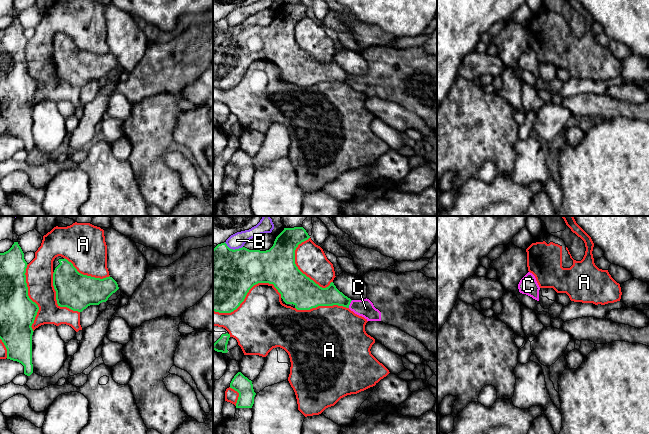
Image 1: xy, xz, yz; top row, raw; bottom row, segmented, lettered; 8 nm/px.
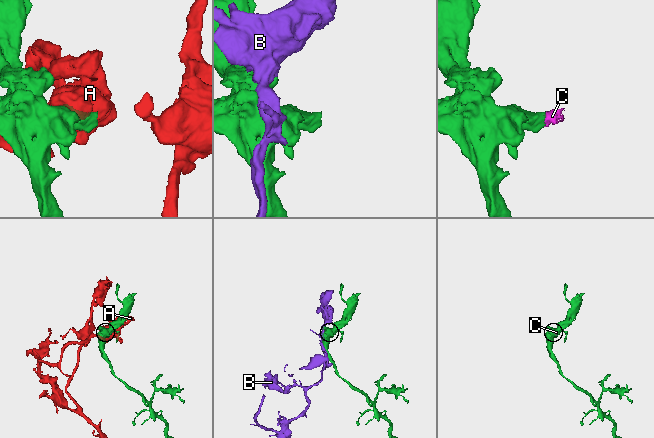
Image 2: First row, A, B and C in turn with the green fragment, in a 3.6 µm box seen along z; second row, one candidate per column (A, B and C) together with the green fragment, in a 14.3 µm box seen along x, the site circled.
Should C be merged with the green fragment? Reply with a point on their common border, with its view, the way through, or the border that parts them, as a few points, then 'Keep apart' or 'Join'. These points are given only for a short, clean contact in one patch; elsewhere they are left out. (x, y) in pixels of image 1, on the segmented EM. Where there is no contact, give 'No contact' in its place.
Touches green at xz (349, 304). Path across: xz (329, 296), (339, 298), (349, 304), (365, 308). Join

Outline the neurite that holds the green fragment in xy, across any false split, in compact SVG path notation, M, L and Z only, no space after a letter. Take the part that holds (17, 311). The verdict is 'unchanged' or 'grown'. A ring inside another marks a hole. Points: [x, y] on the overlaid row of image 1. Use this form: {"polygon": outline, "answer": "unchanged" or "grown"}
{"polygon": "M14 242L8 251L0 253L0 339L7 349L7 359L21 363L24 366L24 374L30 376L33 373L32 335L34 332L31 326L34 323L39 307L28 296L25 275L27 265L18 242Z", "answer": "unchanged"}

